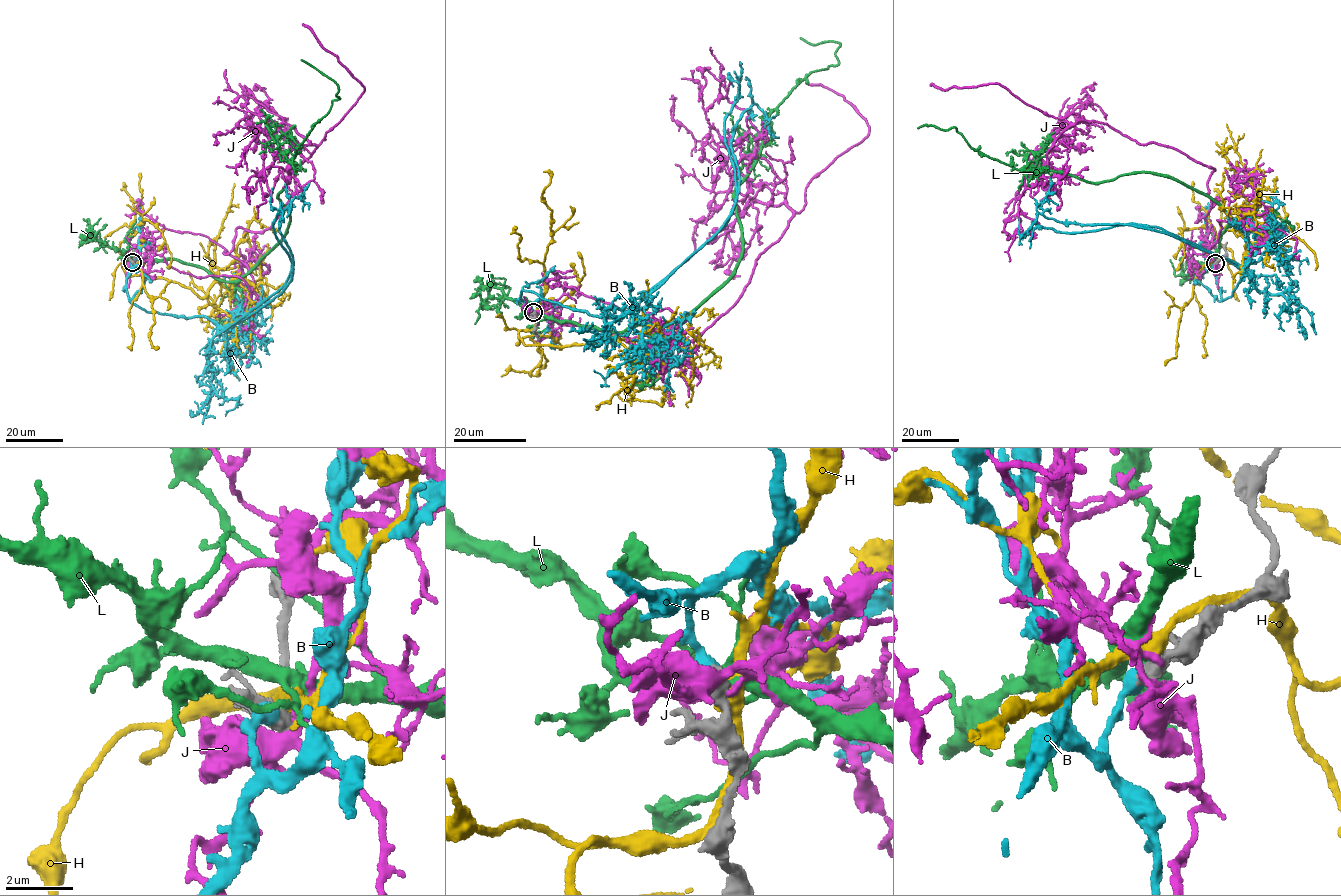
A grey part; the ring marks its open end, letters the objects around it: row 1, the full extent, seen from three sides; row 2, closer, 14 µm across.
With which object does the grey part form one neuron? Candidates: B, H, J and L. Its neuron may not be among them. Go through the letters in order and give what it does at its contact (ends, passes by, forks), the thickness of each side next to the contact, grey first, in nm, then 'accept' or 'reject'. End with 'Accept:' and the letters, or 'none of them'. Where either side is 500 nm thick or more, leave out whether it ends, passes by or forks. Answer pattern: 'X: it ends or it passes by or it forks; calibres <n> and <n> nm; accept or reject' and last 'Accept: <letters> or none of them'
B: it ends; calibres 440 and 480 nm; accept
H: it passes by; calibres 460 and 440 nm; reject
J: it passes by; calibres 440 and 140 nm; reject
L: it ends; calibres 440 and 140 nm; reject
Accept: B

